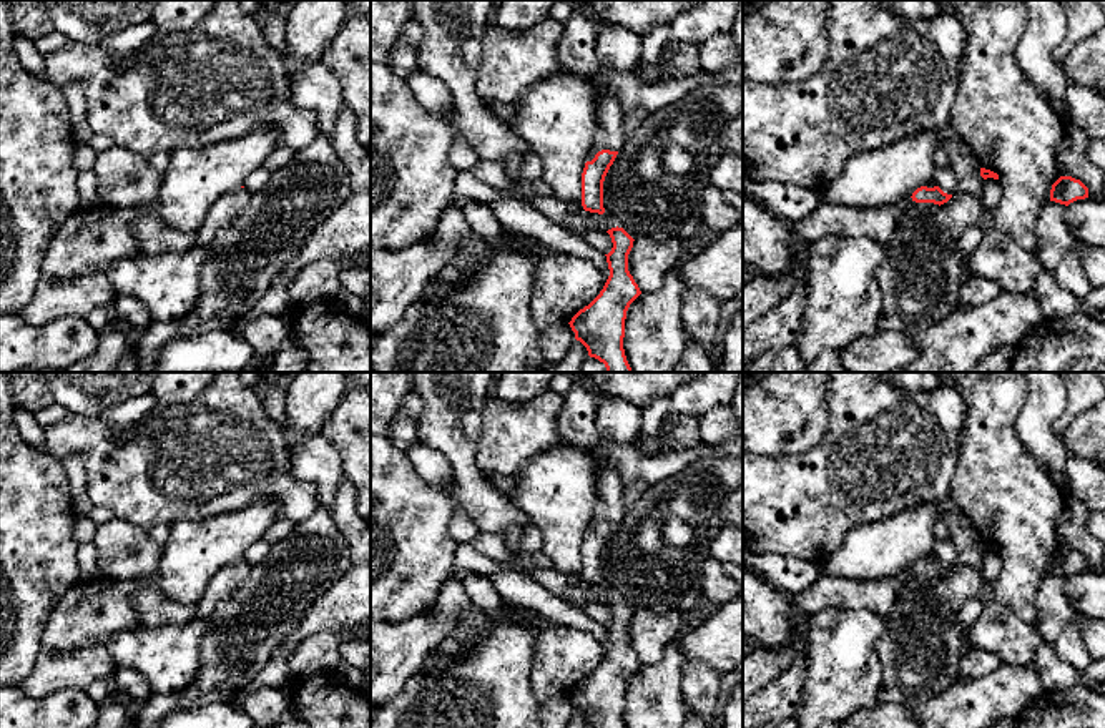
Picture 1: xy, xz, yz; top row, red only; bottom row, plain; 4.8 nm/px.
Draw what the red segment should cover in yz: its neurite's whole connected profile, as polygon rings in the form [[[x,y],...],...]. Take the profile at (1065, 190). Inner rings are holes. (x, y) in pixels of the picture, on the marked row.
[[[1060,176],[1050,189],[1050,201],[1068,206],[1077,199],[1088,198],[1088,188],[1072,176]]]

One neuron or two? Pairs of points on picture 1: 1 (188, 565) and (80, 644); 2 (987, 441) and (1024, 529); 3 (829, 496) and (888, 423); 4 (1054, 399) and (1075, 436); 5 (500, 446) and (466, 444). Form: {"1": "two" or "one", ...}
{"1": "one", "2": "one", "3": "one", "4": "two", "5": "two"}

